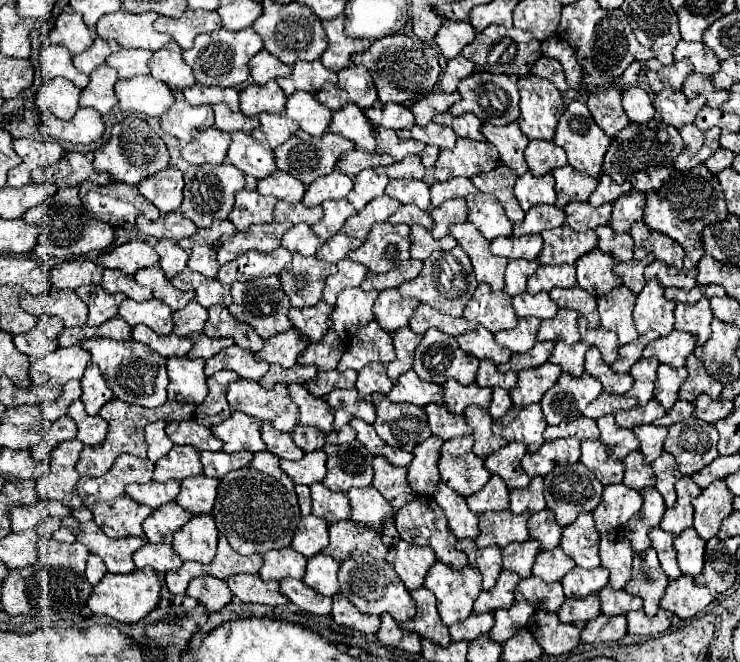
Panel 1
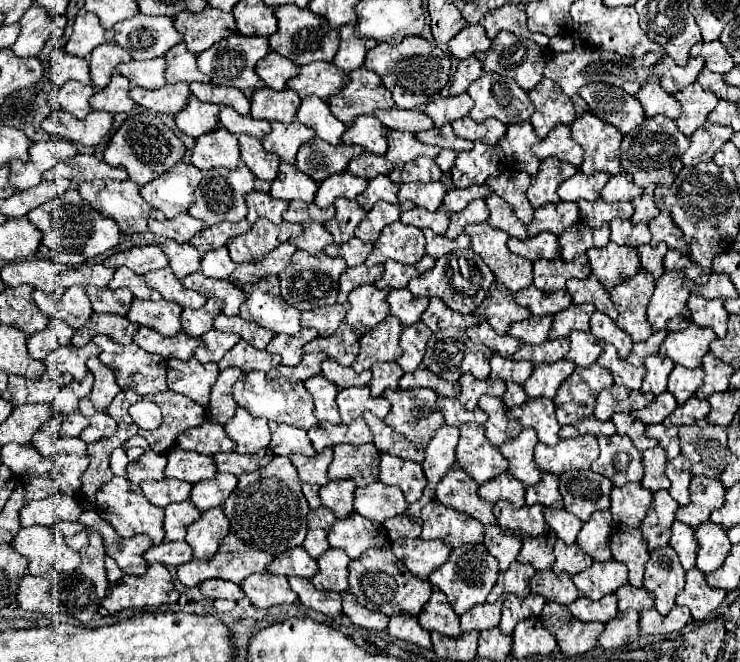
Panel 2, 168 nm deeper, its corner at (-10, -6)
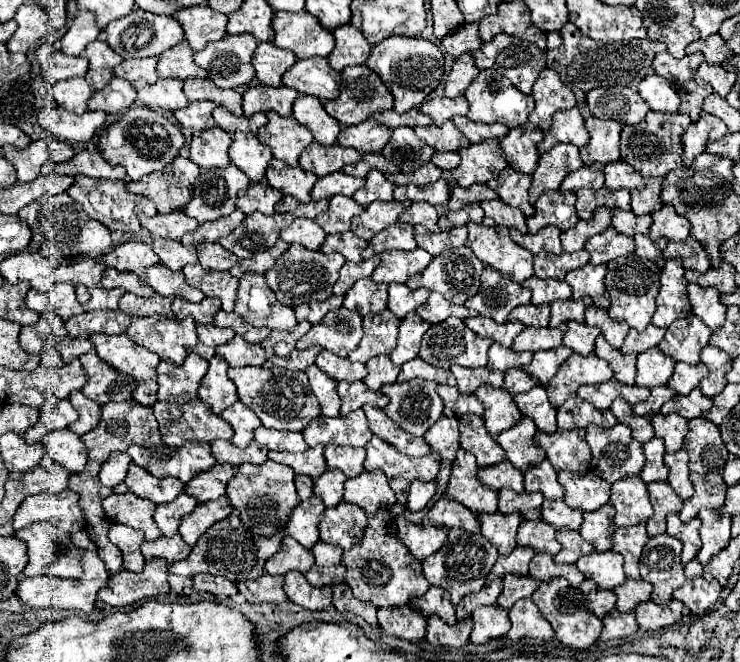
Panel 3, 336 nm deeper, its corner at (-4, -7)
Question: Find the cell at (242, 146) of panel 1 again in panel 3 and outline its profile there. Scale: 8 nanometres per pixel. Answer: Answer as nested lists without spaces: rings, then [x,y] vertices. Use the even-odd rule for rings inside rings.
[[[235,133],[233,135],[233,145],[229,147],[229,157],[231,161],[245,171],[245,175],[253,181],[259,183],[263,181],[265,169],[269,161],[273,159],[271,149],[257,139],[253,133]]]

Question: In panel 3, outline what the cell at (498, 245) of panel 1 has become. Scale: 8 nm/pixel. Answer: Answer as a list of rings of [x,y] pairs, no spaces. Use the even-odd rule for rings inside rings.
[[[553,225],[543,227],[535,235],[531,235],[531,233],[519,233],[515,227],[511,229],[511,239],[515,243],[519,243],[521,247],[525,247],[527,251],[531,251],[533,255],[539,253],[539,251],[549,251],[549,253],[555,253],[555,255],[563,253],[559,235],[561,235],[561,231],[557,227],[553,227]]]

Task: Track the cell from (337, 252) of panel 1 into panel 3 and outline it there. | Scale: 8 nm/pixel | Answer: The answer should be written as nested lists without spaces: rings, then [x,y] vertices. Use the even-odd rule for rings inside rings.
[[[345,231],[345,233],[337,233],[337,235],[327,235],[325,243],[321,245],[323,253],[341,253],[347,261],[351,263],[359,263],[361,251],[367,247],[365,239],[359,239],[357,235],[353,235],[353,231]]]

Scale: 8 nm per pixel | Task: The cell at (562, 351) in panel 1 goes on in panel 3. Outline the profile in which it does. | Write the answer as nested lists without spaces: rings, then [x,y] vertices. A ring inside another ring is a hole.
[[[569,321],[567,323],[567,333],[563,337],[563,345],[571,347],[579,355],[589,355],[589,353],[593,353],[595,339],[597,339],[599,333],[601,331],[597,331],[597,327],[589,327],[585,323]]]

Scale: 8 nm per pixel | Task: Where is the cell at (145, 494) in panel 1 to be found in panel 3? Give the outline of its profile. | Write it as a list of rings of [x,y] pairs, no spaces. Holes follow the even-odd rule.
[[[129,463],[125,485],[129,487],[131,493],[139,497],[147,497],[153,503],[169,503],[185,489],[185,485],[179,479],[169,479],[169,477],[157,479],[149,475],[143,467],[137,467],[135,463]]]

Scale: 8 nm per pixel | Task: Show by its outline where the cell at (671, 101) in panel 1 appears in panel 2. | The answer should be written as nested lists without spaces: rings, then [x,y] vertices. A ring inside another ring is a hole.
[[[697,82],[673,94],[673,98],[681,104],[681,116],[677,118],[677,128],[685,136],[691,136],[699,126],[703,126],[703,122],[707,120],[707,114],[715,110],[719,102],[715,94],[711,94],[709,90],[703,90]]]

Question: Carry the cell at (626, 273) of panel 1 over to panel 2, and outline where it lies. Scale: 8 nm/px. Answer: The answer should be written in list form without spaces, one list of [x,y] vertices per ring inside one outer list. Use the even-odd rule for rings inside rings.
[[[649,244],[639,246],[639,262],[645,272],[649,272],[655,280],[663,274],[663,256],[667,254],[667,246],[651,248]]]

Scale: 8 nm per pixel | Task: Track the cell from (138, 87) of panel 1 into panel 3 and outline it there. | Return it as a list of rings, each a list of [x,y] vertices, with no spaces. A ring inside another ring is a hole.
[[[159,79],[153,85],[147,85],[145,81],[135,81],[133,87],[137,89],[137,101],[149,109],[175,111],[189,105],[183,93],[181,79]]]

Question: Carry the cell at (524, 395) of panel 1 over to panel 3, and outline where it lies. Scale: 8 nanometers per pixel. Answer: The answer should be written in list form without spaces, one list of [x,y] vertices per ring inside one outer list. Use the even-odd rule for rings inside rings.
[[[559,345],[559,347],[549,349],[549,351],[537,351],[537,353],[533,353],[533,361],[525,367],[525,371],[527,371],[531,377],[539,379],[541,385],[547,385],[549,379],[557,373],[559,365],[561,365],[571,353],[573,353],[573,351],[571,351],[569,347],[565,347],[565,345]]]

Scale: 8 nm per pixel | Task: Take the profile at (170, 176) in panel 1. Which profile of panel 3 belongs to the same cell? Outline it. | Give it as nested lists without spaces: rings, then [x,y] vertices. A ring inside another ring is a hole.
[[[175,157],[163,171],[151,173],[145,179],[129,181],[125,187],[135,195],[143,195],[157,205],[159,213],[171,213],[183,209],[193,193],[199,167],[185,157]]]

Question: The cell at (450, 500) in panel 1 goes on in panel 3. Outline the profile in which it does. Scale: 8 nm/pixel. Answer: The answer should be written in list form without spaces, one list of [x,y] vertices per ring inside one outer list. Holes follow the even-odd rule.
[[[459,449],[457,457],[453,461],[453,471],[451,471],[449,489],[447,489],[445,497],[463,503],[477,515],[495,513],[499,493],[495,489],[483,485],[479,481],[477,471],[479,471],[479,467],[477,467],[475,457],[469,451]]]

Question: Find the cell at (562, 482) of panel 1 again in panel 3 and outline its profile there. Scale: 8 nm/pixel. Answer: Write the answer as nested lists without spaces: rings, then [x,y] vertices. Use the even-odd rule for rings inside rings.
[[[561,471],[559,483],[565,487],[563,499],[571,507],[581,507],[583,511],[595,511],[601,505],[609,503],[611,485],[593,473],[579,475],[571,471]]]

